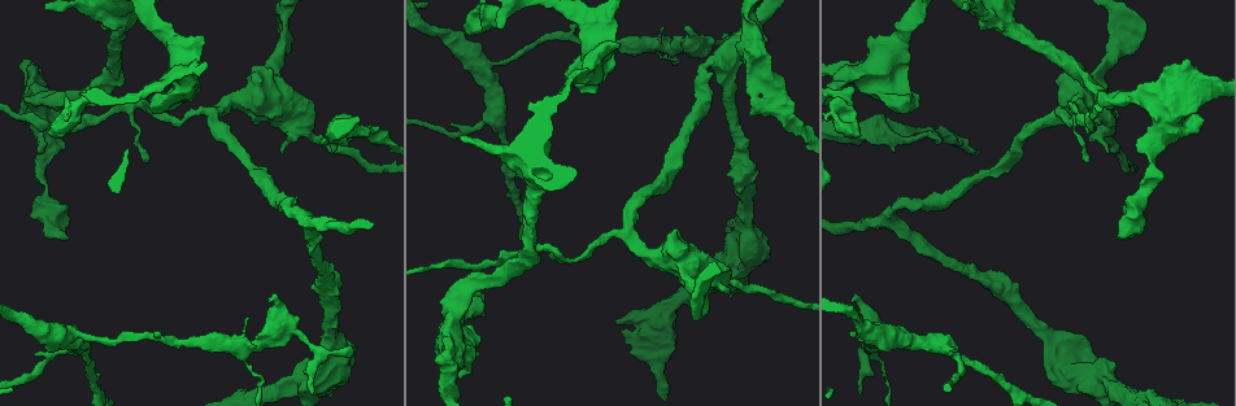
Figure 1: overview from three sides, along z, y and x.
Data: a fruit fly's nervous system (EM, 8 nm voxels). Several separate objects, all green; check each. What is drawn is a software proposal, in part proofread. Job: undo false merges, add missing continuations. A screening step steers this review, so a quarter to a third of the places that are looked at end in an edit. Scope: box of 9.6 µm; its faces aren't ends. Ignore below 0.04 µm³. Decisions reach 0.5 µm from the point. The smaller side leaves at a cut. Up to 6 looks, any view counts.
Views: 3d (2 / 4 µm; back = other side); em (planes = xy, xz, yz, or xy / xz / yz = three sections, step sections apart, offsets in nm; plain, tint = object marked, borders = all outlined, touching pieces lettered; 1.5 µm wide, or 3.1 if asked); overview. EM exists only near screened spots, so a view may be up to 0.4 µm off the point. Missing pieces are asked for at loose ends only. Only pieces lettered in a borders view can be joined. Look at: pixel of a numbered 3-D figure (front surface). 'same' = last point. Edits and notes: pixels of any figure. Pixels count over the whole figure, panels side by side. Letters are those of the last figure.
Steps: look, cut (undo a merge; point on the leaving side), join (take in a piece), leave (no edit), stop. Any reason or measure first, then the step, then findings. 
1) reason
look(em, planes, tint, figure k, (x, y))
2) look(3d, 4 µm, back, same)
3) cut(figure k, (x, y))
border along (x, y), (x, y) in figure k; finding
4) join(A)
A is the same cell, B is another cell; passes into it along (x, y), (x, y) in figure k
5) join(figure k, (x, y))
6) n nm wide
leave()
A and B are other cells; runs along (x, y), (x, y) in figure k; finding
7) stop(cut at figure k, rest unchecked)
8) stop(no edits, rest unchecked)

branch stops here
look(em, xz, step 4, borders, figure 1, (768, 116))

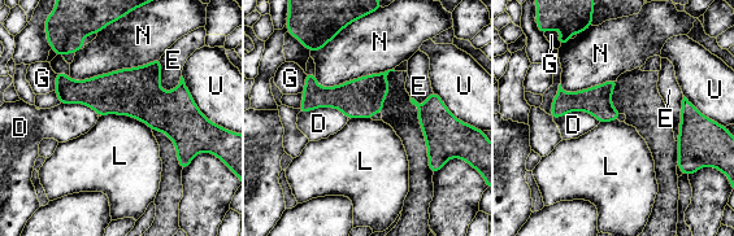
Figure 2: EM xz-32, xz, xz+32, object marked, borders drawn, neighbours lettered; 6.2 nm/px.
leave()
D, E, G, L, N and U are other cells; border along (100, 116), (127, 114), (151, 130) in figure 2; no lettered piece goes on from it

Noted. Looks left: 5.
three arms meet
look(3d, 4 µm, figure 1, (722, 64))

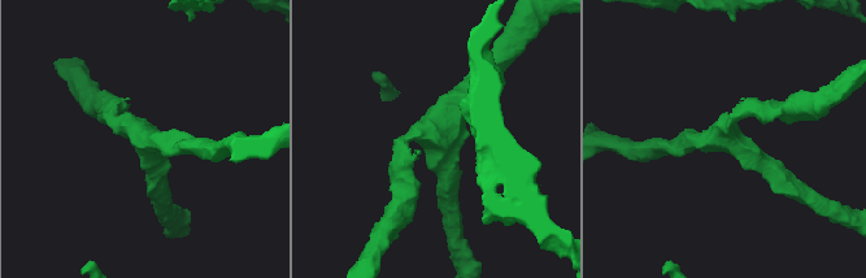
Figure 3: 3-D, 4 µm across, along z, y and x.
3 arms; arms of 200, 240, 260 nm
look(em, planes, borders, figure 3, (727, 136))

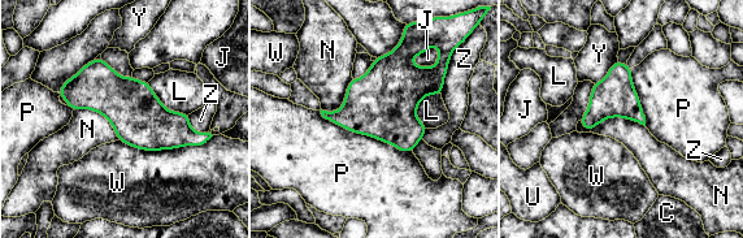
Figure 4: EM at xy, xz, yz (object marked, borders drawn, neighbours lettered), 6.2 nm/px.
340 nm wide
leave()
C, J, L, N, P, U, W, Y and Z are other cells; runs along (69, 95), (207, 135) in figure 4; continuous, no second neuron

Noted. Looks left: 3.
side arm on a straight run
look(em, planes, tint, figure 1, (72, 339))

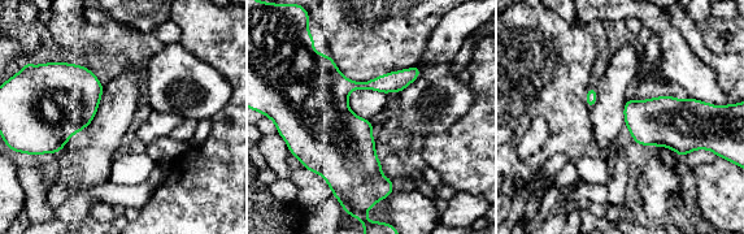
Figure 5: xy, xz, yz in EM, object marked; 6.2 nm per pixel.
look(em, planes, borders, same)

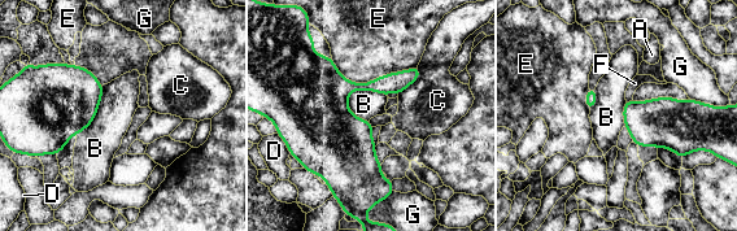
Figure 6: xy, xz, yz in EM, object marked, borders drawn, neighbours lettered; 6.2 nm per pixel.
leave()
A, B, C, D, E, F and G are other cells; border along (386, 94), (353, 91), (347, 104) in figure 6; all the same neuron

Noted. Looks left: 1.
stop(no edits, rest unchecked)

